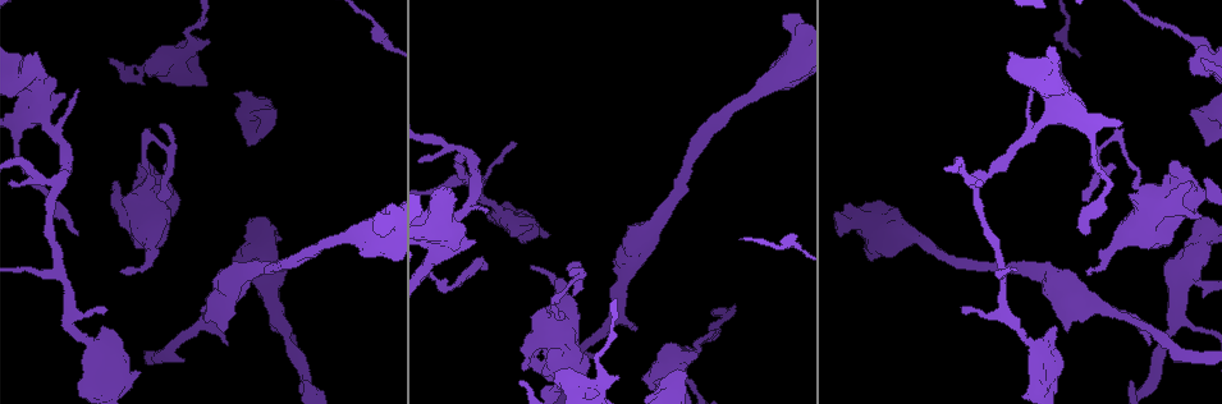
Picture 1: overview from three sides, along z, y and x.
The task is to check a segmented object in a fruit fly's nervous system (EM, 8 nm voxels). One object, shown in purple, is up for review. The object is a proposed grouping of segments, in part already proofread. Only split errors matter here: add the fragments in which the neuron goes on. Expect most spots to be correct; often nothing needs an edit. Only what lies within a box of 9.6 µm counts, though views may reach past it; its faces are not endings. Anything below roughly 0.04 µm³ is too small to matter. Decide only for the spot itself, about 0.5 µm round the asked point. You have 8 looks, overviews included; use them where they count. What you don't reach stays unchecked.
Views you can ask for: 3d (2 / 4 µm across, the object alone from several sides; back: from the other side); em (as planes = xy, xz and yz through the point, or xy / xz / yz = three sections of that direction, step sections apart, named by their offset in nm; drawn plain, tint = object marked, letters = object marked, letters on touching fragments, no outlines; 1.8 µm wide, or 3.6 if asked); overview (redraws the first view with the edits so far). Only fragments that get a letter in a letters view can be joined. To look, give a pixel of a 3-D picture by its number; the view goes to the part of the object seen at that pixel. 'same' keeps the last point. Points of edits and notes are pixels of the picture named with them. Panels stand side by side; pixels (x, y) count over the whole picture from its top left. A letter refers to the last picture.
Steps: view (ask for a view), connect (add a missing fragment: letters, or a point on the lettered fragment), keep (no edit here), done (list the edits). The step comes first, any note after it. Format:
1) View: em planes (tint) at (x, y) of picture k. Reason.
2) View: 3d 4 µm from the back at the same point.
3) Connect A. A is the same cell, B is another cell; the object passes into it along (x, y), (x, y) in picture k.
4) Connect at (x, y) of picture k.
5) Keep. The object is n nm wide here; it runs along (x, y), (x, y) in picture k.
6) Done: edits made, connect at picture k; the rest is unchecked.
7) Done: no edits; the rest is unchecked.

View: em planes (tint) at (1084, 234) of picture 1. Long arm stops here.

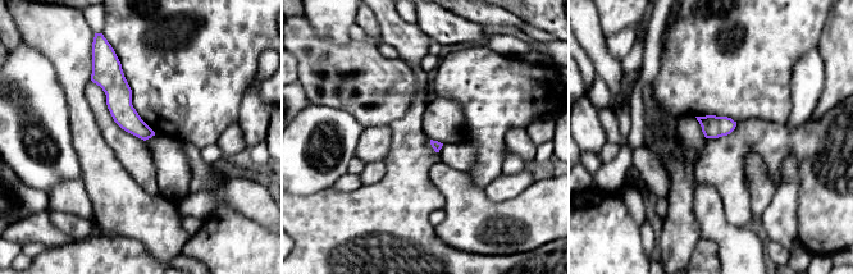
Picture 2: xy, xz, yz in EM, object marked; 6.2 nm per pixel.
View: em planes (letters) at the same point. See the neighbours.

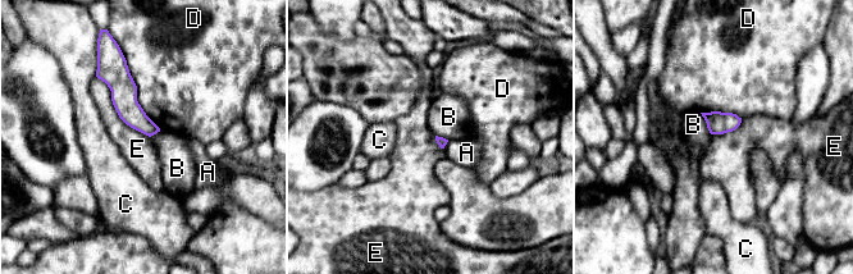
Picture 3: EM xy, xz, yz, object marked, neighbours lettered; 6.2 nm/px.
Keep. A, B, C, D and E are other cells; a border runs along (96, 76), (117, 114), (150, 137) in picture 3; none of them fits.

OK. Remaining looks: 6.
View: em planes (letters) at (635, 330) of picture 1. Branch stops here.

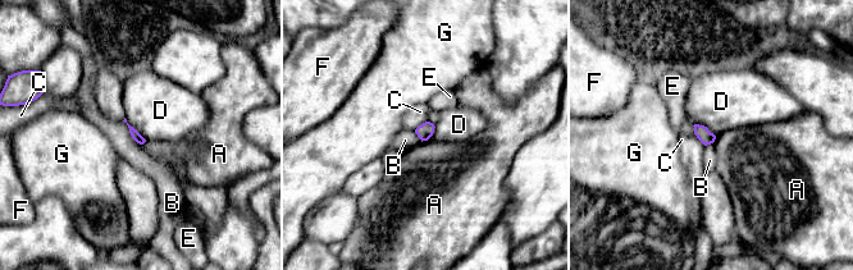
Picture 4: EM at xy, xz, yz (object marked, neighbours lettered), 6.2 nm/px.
Keep. A, B, C, D, E, F and G are other cells; no lettered fragment goes on from it.

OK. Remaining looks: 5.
View: 3d 2 µm at (249, 144) of picture 1. End of a long branch.

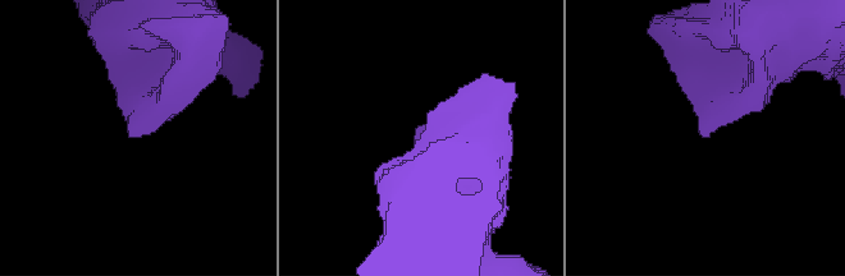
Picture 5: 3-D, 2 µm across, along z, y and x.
View: em 3.6 µm xy step 16 (tint) at (129, 134) of picture 5. Now the EM.

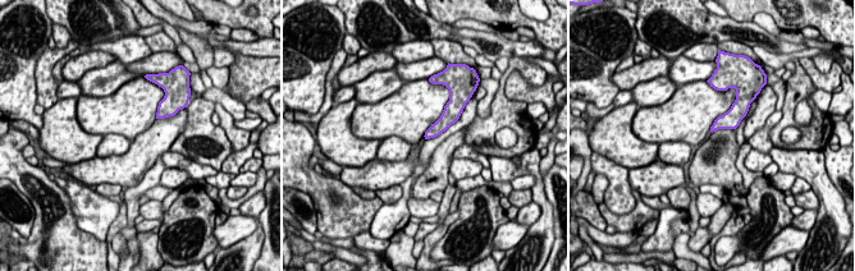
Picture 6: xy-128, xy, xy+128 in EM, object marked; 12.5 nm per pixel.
View: em 3.6 µm planes (letters) at the same point. Another direction.

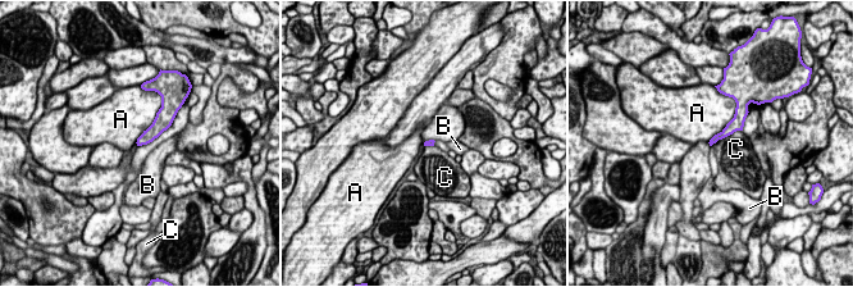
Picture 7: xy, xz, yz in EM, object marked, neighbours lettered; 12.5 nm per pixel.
Keep. A, B and C are other cells; a border runs along (735, 106), (733, 118), (708, 142) in picture 7; no lettered fragment goes on from it.

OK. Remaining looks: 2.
Done: no edits; the rest is unchecked.

